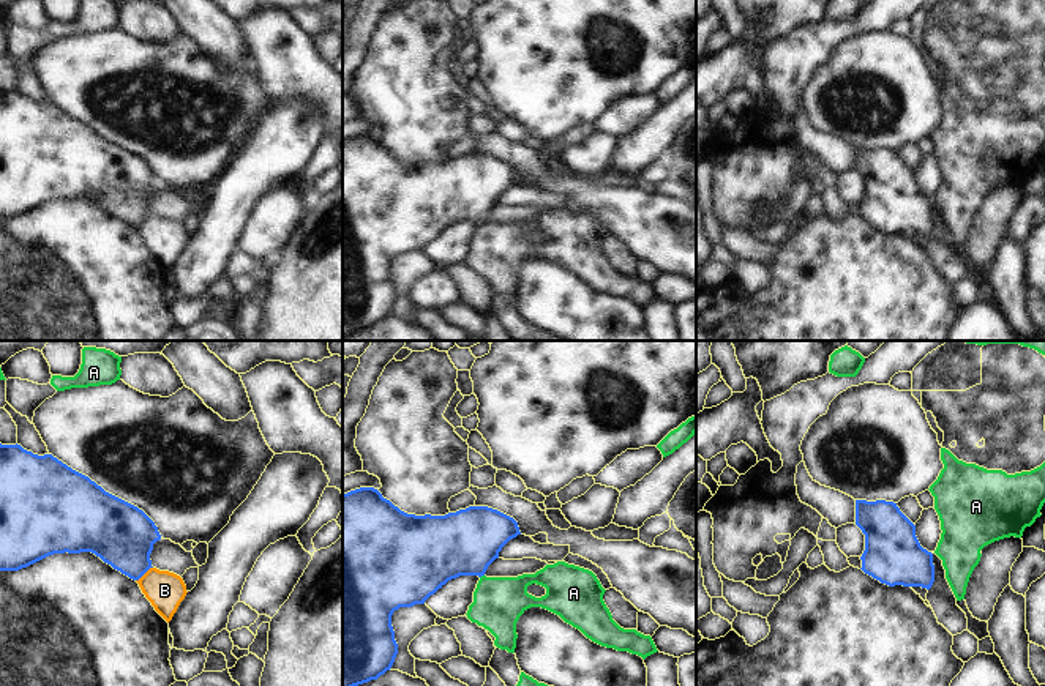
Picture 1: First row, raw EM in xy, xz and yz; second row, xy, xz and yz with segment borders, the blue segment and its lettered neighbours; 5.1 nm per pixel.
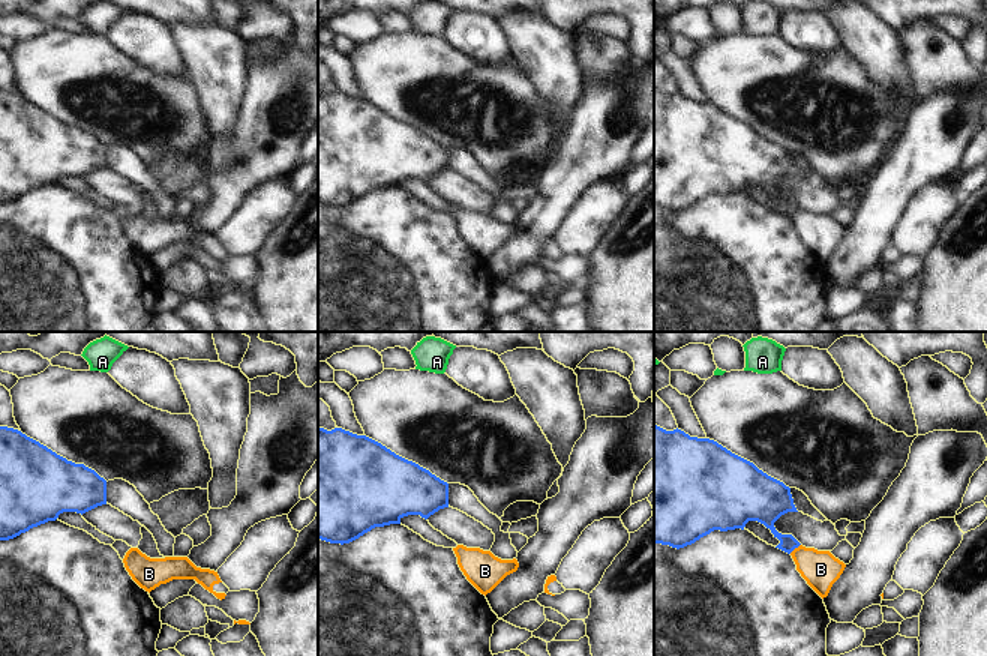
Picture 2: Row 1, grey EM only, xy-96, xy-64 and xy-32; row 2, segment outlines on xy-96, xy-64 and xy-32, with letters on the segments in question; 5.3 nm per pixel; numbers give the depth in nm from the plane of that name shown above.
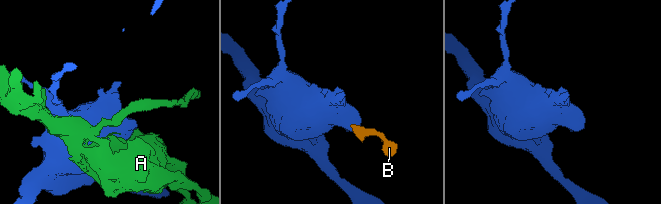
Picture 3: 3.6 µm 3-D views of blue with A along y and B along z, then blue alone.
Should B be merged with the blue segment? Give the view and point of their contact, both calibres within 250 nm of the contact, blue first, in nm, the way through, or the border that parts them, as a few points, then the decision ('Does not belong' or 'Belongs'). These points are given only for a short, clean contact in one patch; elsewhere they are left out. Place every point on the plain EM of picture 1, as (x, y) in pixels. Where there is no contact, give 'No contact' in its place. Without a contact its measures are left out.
Touches blue at xy (144, 219). Thickness 320 nm (blue) against 190 nm. Boundary: xy (152, 213), (136, 227). Does not belong

